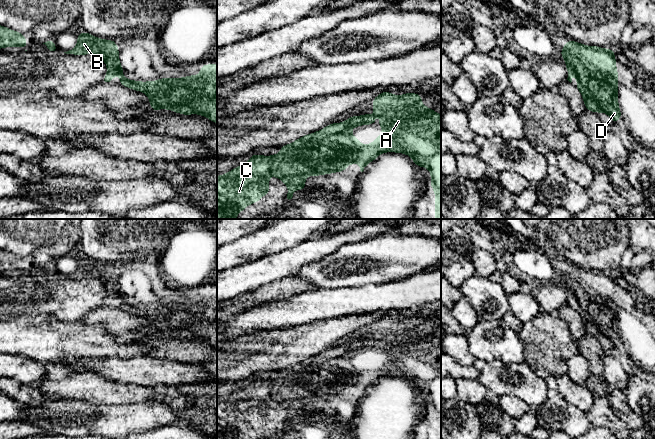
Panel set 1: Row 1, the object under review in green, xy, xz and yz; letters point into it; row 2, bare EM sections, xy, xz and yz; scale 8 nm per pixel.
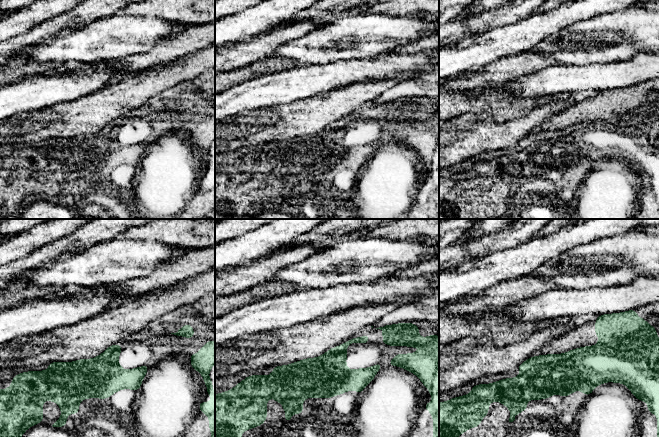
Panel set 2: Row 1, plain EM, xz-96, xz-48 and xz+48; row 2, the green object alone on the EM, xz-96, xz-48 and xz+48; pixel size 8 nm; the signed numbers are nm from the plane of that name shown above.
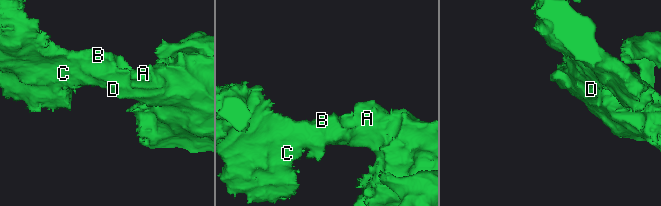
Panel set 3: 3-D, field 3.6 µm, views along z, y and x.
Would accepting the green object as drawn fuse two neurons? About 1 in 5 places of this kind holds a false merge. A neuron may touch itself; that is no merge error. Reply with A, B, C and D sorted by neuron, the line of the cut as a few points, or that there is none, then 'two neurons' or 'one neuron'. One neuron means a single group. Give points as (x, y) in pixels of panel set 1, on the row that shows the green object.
A B C D; no cut; one neuron

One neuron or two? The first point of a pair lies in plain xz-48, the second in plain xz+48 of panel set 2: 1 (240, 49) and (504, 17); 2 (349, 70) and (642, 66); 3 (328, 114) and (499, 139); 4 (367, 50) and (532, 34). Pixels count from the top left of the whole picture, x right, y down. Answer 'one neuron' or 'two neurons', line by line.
1: two neurons
2: one neuron
3: one neuron
4: two neurons

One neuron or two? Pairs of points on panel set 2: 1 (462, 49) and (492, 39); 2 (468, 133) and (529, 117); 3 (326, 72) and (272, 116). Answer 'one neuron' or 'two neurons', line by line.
1: one neuron
2: one neuron
3: two neurons

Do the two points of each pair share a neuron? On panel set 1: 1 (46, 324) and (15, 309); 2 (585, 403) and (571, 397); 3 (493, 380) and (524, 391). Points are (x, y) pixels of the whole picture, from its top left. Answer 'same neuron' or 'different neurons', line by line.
1: different neurons
2: same neuron
3: same neuron

